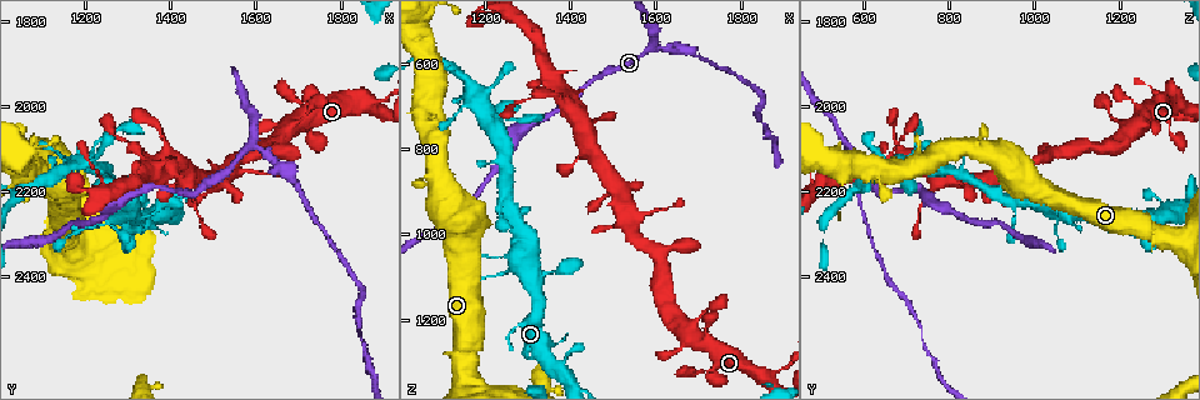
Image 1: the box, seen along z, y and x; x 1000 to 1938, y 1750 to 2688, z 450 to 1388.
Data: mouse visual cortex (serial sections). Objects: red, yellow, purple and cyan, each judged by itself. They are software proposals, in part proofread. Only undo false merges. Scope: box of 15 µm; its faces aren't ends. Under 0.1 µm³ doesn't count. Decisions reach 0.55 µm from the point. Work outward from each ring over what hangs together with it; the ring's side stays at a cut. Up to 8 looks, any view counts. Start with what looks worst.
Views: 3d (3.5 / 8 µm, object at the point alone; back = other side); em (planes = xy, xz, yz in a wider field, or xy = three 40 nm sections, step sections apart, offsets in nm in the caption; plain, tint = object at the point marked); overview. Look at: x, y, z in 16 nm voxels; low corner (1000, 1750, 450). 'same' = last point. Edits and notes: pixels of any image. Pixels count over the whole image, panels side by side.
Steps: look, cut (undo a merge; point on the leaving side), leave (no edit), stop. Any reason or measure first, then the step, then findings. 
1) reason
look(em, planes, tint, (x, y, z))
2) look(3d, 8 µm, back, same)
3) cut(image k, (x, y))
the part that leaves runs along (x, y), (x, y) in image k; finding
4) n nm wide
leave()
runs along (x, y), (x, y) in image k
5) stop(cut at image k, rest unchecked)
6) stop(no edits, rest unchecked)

three-way junction
look(3d, 3.5 µm, (1590, 2090, 565))

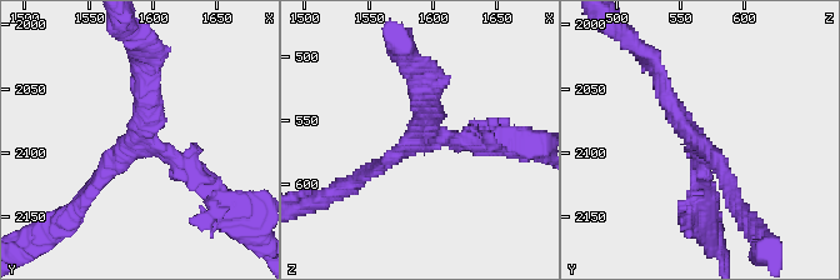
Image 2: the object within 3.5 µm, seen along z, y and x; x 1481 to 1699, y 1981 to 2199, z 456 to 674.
3 arms; arms of 200, 200, 250 nm; now the EM
look(em, planes, tint, (1594, 2094, 566))

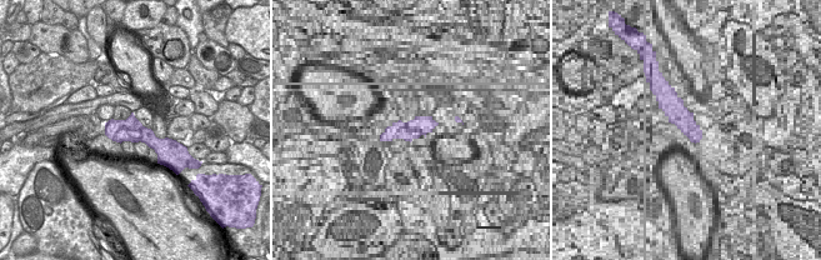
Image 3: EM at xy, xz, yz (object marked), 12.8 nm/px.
leave()
runs along (108, 125), (169, 143) in image 3; one cell here

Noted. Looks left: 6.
small branch off a trunk
look(3d, 8 µm, (1240, 2150, 735))

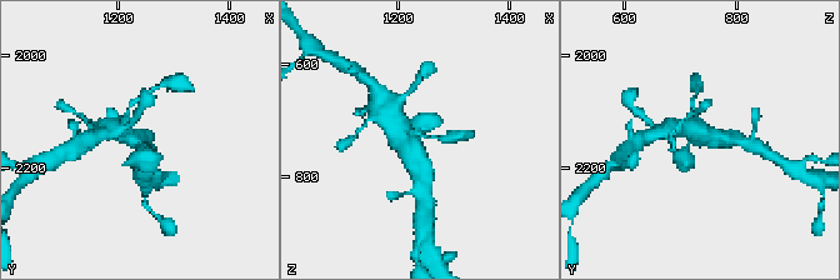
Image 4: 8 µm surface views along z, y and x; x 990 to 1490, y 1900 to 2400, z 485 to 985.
closer look
look(3d, 3.5 µm, back, (1230, 2150, 740))

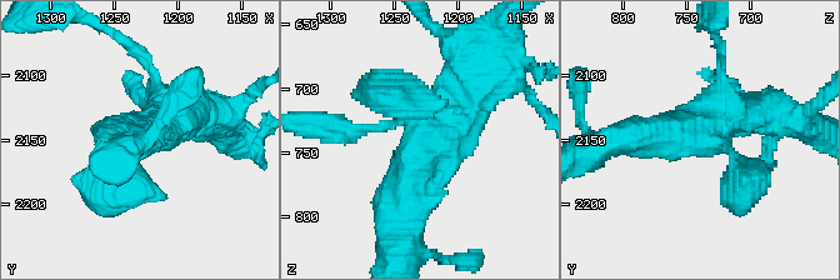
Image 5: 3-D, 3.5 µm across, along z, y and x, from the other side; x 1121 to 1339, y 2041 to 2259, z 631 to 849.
4 arms; arms of 150, 200, 450, 500 nm; now the EM
look(em, planes, tint, (1232, 2150, 732))

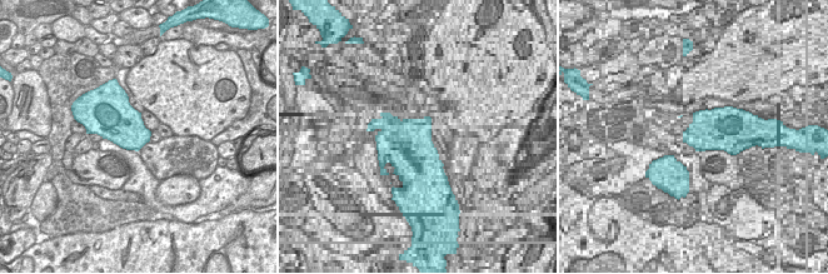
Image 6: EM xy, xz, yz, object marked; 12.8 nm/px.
leave()
runs along (398, 215), (478, 80) in image 5; all the same cell

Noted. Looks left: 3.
look(3d, 8 µm, (1390, 2110, 685))

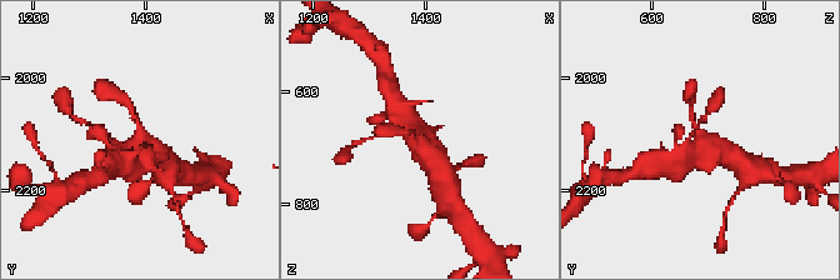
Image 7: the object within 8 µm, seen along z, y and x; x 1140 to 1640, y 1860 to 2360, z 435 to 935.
zoom in
look(3d, 3.5 µm, (1395, 2105, 690))

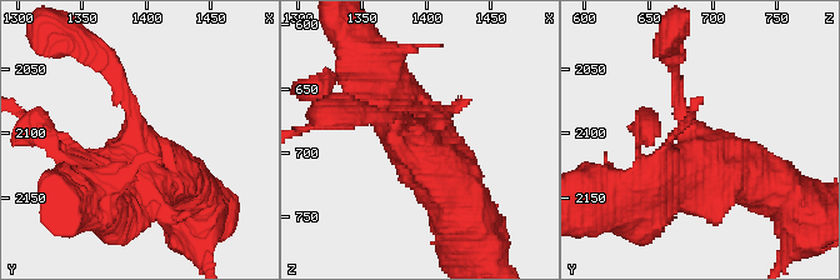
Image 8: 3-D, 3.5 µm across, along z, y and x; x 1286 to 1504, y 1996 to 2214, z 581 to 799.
look(em, xy, step 5, tint, (1394, 2110, 692))

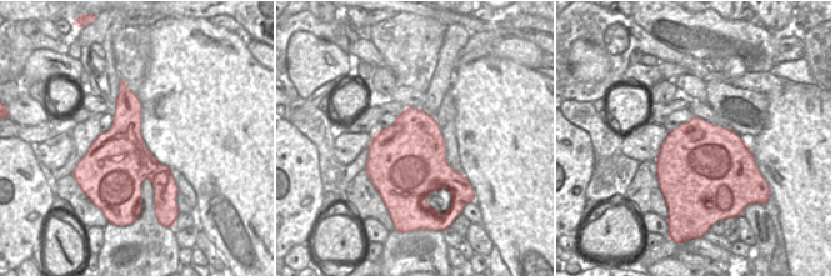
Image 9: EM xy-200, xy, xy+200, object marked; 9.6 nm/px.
leave()
runs along (461, 205), (408, 141), (380, 84) in image 8; all the same cell

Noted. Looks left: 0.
stop(no edits, rest unchecked)

